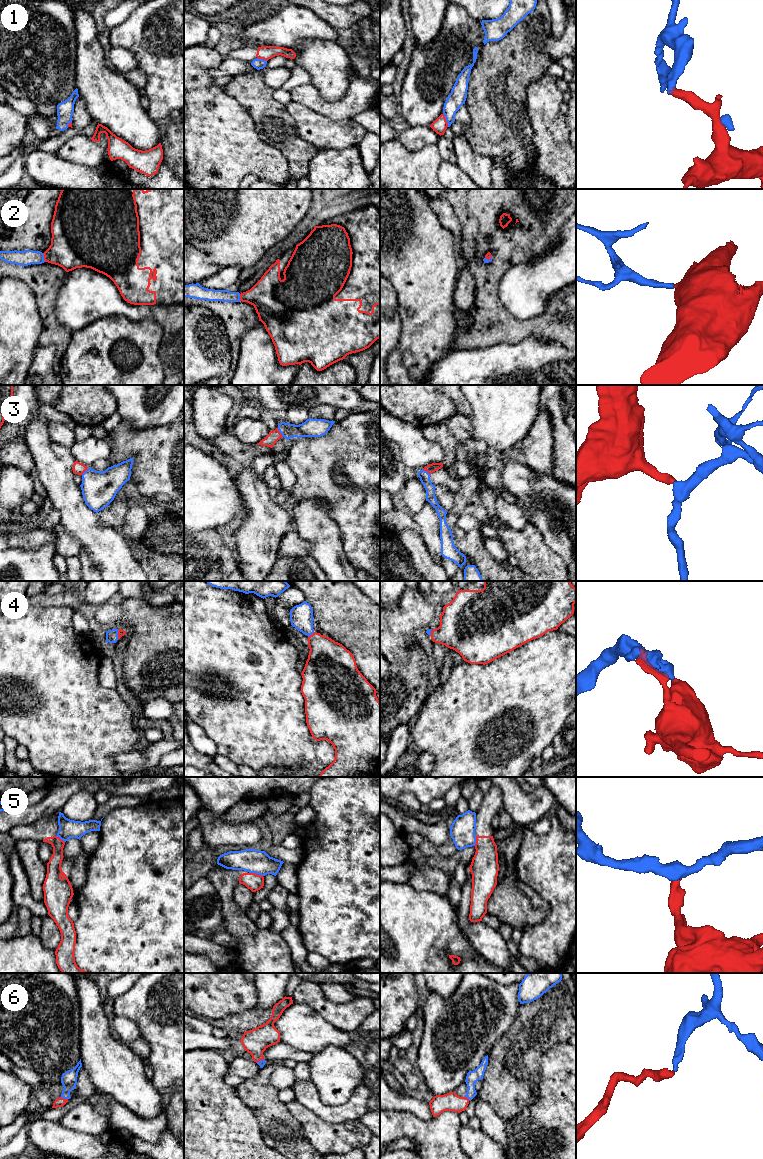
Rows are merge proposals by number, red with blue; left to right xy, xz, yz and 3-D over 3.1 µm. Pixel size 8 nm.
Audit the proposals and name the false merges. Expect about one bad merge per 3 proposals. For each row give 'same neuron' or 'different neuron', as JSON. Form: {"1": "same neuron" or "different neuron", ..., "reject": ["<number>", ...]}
{"1": "different neuron", "2": "same neuron", "3": "same neuron", "4": "same neuron", "5": "different neuron", "6": "same neuron", "reject": ["1", "5"]}

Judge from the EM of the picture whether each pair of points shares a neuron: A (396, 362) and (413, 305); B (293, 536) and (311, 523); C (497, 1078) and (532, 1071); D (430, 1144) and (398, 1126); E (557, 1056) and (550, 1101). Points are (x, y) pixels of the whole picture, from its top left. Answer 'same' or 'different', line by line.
A: different
B: different
C: same
D: same
E: same

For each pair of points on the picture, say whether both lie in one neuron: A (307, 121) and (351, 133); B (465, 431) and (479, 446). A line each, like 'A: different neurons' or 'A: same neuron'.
A: same neuron
B: same neuron

